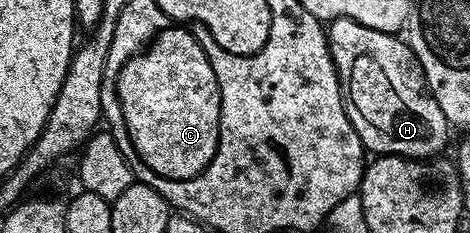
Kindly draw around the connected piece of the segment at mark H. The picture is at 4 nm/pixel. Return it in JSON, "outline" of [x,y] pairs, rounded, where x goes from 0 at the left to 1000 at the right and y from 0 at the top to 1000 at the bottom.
{"outline":[[[717,73],[698,94],[700,232],[711,253],[734,227],[743,262],[738,464],[768,618],[794,665],[913,682],[938,665],[955,605],[960,541],[934,442],[904,361],[904,309],[868,172],[798,133],[755,99],[755,82]]]}

